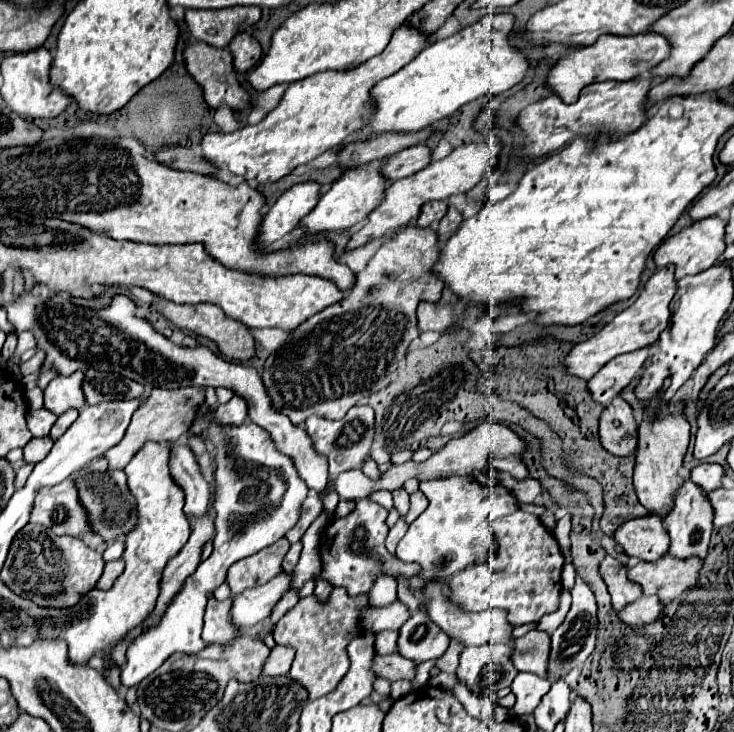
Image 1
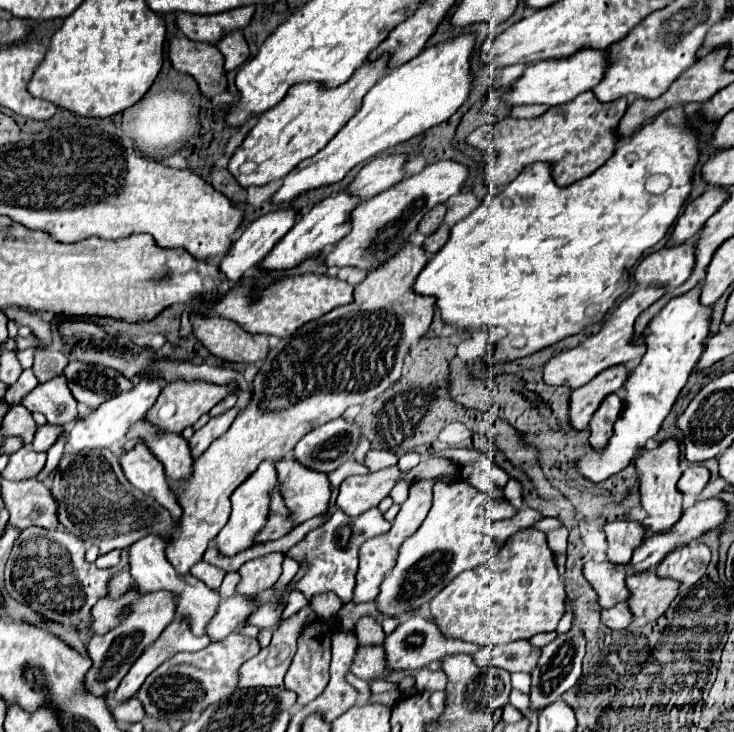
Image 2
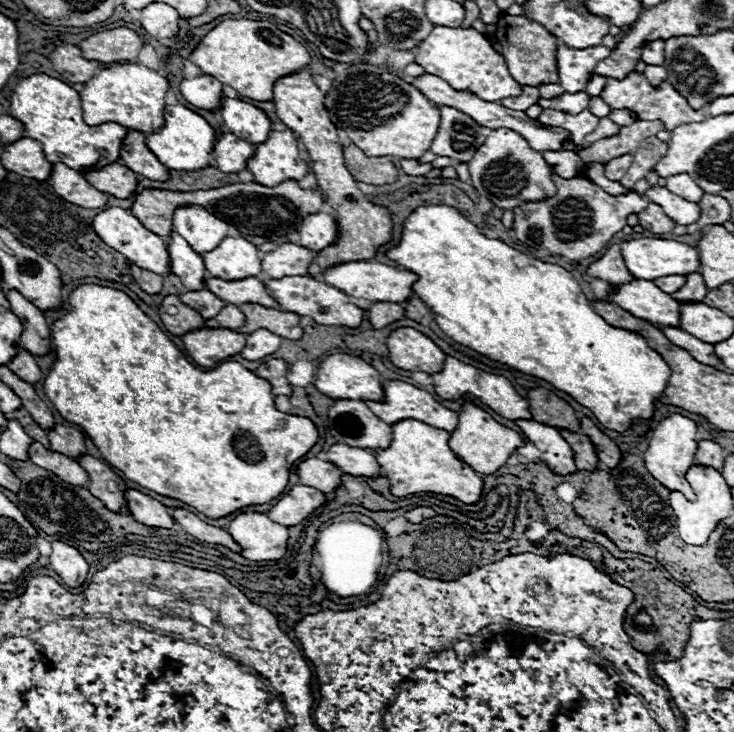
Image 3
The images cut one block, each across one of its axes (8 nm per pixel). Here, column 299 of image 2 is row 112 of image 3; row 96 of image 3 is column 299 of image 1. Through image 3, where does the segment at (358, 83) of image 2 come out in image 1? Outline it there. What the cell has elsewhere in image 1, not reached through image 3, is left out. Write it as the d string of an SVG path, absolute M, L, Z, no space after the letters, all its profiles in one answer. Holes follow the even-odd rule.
M402 24L390 38L390 44L382 54L370 58L358 68L348 72L322 72L306 78L304 82L292 82L284 92L278 106L254 126L244 126L242 130L230 134L206 134L202 138L204 156L216 166L226 168L242 176L250 184L266 184L276 182L290 174L296 166L308 164L332 146L338 146L352 130L356 130L356 114L360 114L360 106L364 106L364 98L368 98L368 90L380 82L380 78L388 78L406 66L424 46L428 44L426 34L416 34L416 28L408 28Z

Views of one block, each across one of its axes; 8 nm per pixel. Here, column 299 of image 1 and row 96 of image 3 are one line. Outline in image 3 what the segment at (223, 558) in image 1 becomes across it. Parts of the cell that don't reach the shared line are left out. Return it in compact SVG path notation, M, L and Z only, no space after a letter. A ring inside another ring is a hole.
M436 26L430 36L418 46L414 62L420 64L424 72L446 80L454 90L468 90L480 100L500 102L504 98L516 98L522 94L522 86L510 76L504 56L496 52L490 40L474 28Z

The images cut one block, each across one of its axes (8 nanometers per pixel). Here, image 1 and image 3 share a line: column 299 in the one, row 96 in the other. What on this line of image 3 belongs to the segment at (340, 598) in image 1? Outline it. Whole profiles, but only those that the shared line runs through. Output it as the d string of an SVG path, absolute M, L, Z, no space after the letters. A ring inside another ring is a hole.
M632 72L632 74L630 74L626 80L622 80L622 82L620 82L620 80L606 80L606 88L604 88L604 92L602 92L602 100L604 100L606 104L610 104L610 108L614 108L614 110L626 108L626 110L638 112L638 116L640 116L642 120L662 120L668 130L678 128L678 124L690 124L690 120L698 122L698 120L704 120L704 118L706 118L704 110L698 110L698 112L692 110L692 108L688 106L686 98L680 96L668 82L664 82L658 90L654 90L654 88L650 86L650 82L648 82L642 74L638 74L638 72Z

